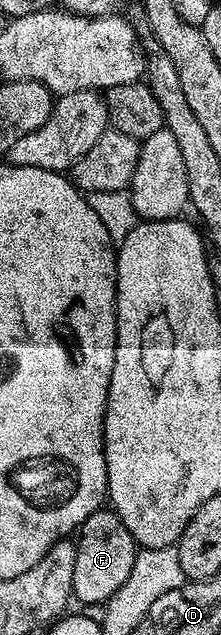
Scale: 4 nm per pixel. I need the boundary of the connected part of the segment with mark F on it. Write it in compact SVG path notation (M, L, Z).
M102 510L91 514L81 522L75 536L77 553L75 554L75 578L73 579L73 594L85 604L104 605L127 582L127 574L131 574L131 566L135 566L139 546L131 538L127 526L117 513L112 510Z

